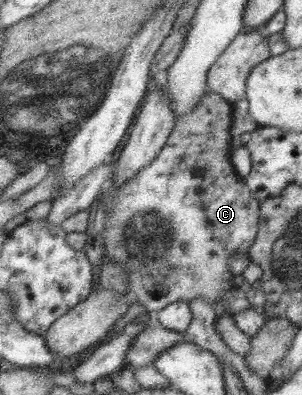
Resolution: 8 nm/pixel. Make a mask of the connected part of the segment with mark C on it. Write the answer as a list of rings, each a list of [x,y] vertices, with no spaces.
[[[207,88],[200,102],[193,110],[185,112],[180,118],[176,118],[166,143],[164,143],[164,146],[160,149],[156,158],[153,158],[148,166],[139,170],[137,175],[128,182],[123,182],[123,184],[114,187],[109,185],[109,188],[103,190],[96,198],[96,202],[93,205],[96,211],[96,225],[101,231],[100,236],[102,237],[103,246],[107,252],[106,254],[111,261],[120,265],[129,274],[129,293],[131,299],[138,301],[145,313],[152,310],[159,311],[170,303],[178,301],[188,302],[194,297],[204,297],[214,305],[214,310],[217,315],[232,316],[230,312],[225,310],[225,306],[223,306],[223,302],[221,302],[223,292],[226,289],[233,288],[230,286],[228,280],[234,276],[229,273],[227,262],[234,255],[242,253],[248,254],[247,248],[252,244],[258,230],[257,216],[259,215],[260,202],[252,198],[250,191],[246,188],[245,182],[242,181],[242,178],[238,177],[230,162],[231,155],[229,146],[231,124],[231,103],[226,102],[219,93]]]

